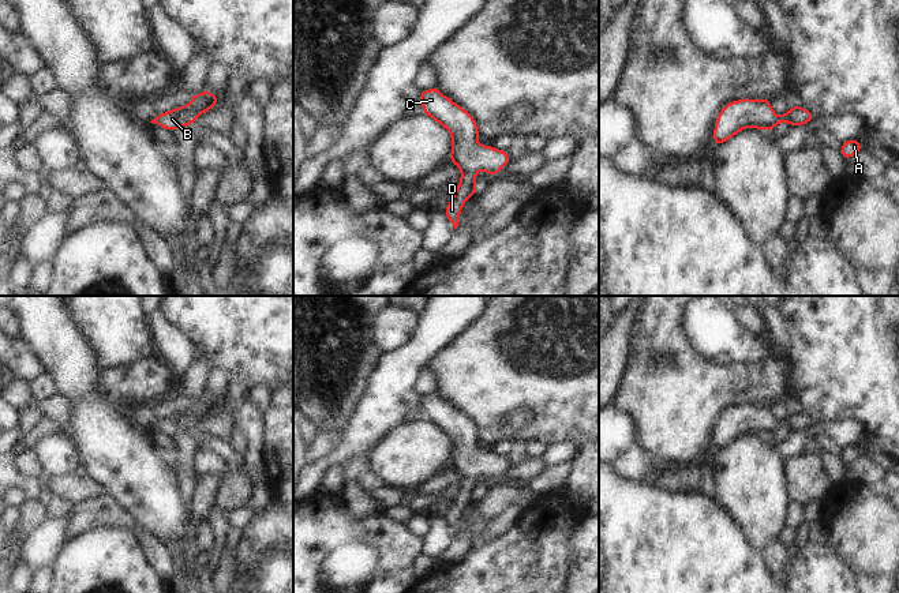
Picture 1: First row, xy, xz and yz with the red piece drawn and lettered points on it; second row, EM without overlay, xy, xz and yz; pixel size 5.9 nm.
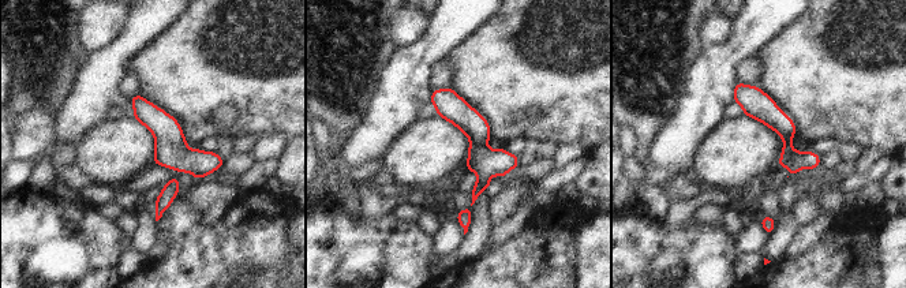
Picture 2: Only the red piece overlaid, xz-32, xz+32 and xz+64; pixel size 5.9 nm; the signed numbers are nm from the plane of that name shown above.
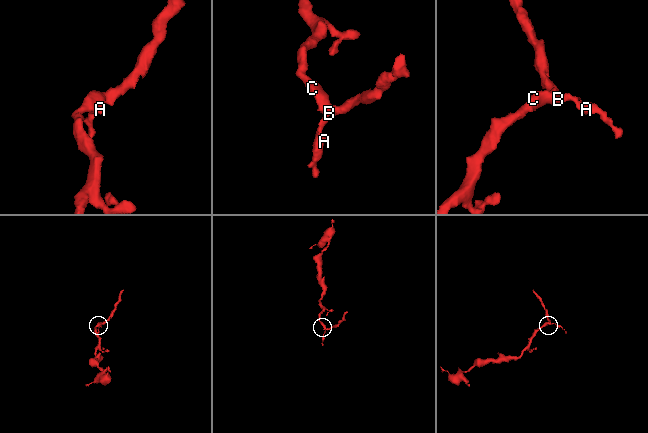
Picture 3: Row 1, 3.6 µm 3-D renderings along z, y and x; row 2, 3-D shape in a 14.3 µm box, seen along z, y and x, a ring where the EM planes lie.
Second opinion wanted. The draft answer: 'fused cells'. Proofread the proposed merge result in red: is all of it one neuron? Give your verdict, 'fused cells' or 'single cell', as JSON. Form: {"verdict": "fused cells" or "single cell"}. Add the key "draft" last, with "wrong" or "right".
{"verdict": "single cell", "draft": "wrong"}

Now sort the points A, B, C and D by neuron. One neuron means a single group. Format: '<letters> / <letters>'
A B C D

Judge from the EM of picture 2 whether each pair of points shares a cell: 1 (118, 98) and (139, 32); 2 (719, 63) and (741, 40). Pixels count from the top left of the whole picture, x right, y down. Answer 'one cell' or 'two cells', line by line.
1: one cell
2: one cell

